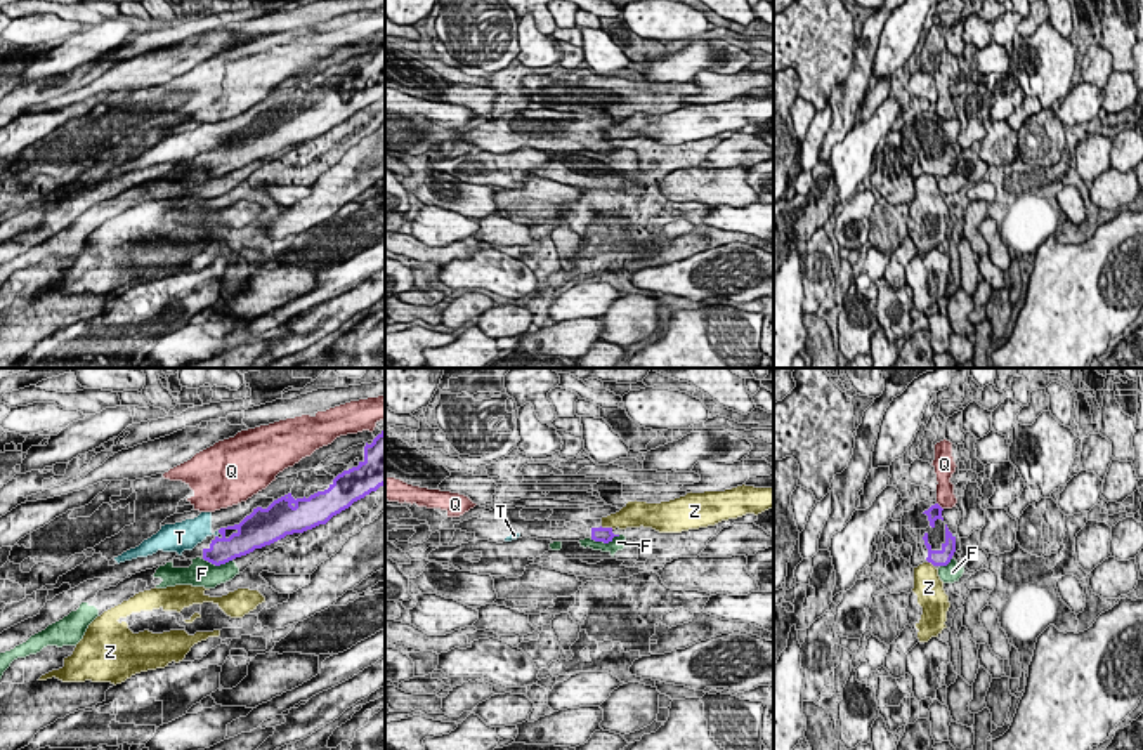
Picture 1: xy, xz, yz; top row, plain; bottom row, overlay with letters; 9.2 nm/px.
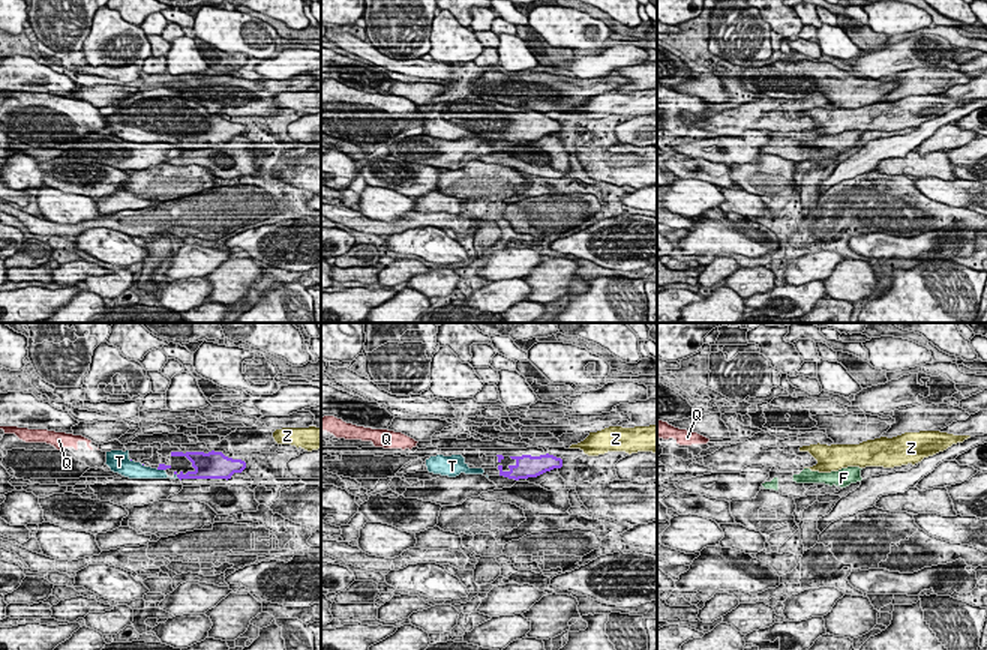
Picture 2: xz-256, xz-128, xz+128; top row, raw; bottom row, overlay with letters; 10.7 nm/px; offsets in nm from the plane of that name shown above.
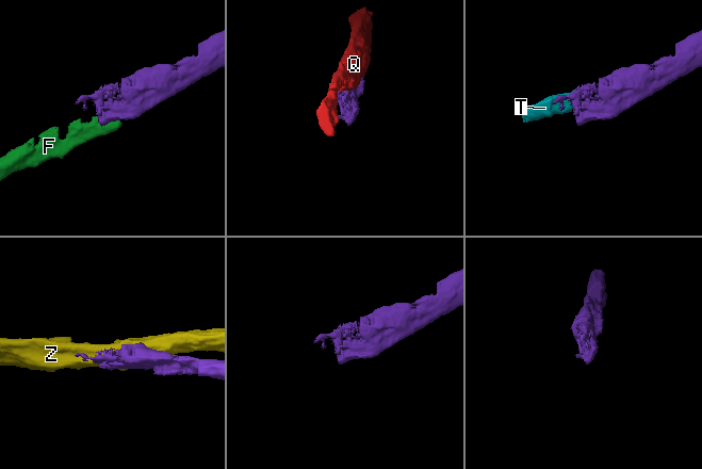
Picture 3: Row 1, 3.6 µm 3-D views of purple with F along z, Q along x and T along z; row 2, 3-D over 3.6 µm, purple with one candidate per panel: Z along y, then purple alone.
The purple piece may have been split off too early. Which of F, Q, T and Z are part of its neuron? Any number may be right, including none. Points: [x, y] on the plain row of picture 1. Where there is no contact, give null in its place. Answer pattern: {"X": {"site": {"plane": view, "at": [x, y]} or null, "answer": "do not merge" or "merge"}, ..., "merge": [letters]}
{"F": {"site": {"plane": "xz", "at": [604, 153]}, "answer": "do not merge"}, "Q": {"site": {"plane": "yz", "at": [939, 117]}, "answer": "do not merge"}, "T": {"site": {"plane": "yz", "at": [951, 146]}, "answer": "merge"}, "Z": {"site": {"plane": "xz", "at": [607, 139]}, "answer": "do not merge"}, "merge": ["T"]}

